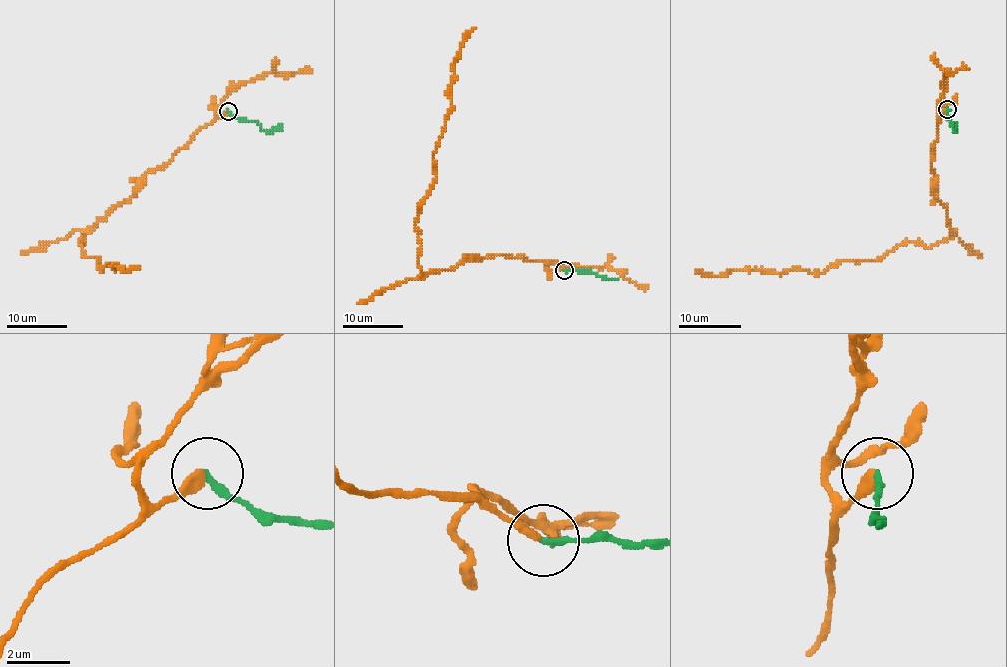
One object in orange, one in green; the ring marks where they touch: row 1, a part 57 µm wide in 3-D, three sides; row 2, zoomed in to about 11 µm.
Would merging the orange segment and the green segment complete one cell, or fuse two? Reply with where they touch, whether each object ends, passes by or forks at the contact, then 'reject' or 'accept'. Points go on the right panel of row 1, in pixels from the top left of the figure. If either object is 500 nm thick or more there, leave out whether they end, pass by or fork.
(947, 109) | orange ends | green ends | reject

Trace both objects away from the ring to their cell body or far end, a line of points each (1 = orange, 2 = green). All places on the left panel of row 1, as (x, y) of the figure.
1: (228, 111), (146, 175), (132, 196), (80, 243), (87, 256), (99, 258), (99, 270), (140, 267)
2: (228, 111), (238, 119), (253, 120), (270, 132), (282, 126)

